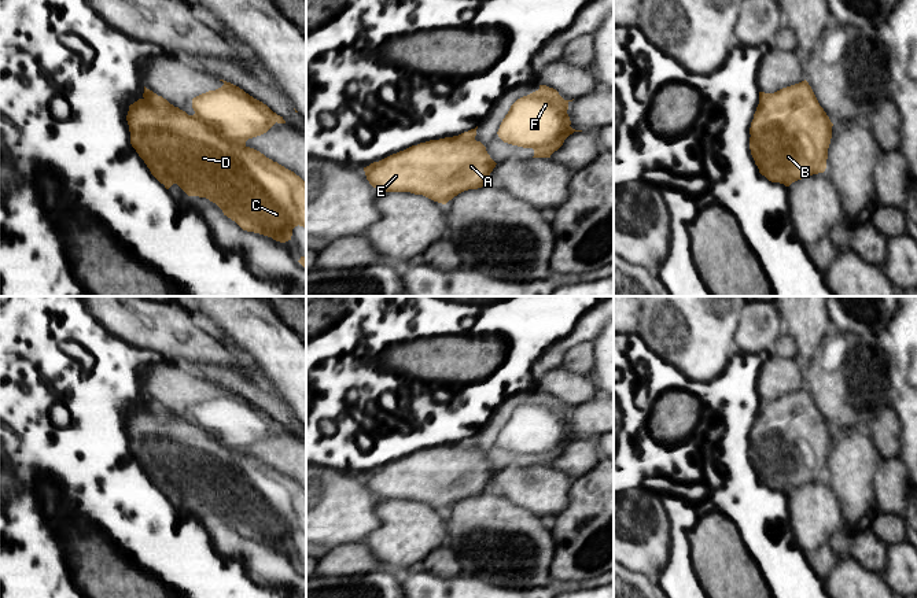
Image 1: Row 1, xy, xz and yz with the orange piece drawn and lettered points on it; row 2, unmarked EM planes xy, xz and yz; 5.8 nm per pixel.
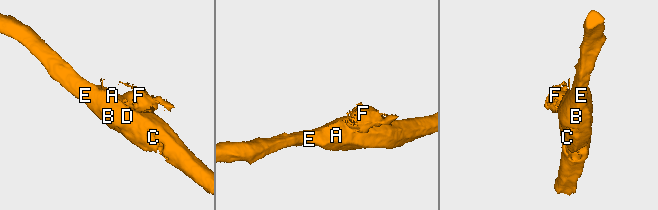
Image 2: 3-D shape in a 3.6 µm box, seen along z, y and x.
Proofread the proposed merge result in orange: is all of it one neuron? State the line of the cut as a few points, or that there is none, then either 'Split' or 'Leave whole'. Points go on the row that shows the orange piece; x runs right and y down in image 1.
Split along xy (192, 115), (224, 139), (245, 147). Split

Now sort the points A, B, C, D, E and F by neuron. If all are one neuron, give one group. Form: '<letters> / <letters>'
A B C D E / F

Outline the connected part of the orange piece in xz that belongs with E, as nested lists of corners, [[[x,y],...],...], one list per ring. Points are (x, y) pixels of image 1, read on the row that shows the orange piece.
[[[453,136],[412,145],[364,171],[380,193],[410,192],[446,204],[464,191],[485,187],[496,165],[480,141]]]

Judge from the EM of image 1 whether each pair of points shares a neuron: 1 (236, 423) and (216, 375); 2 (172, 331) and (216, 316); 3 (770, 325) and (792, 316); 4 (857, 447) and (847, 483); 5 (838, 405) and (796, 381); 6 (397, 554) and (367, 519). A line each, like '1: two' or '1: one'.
1: two
2: two
3: two
4: one
5: two
6: two

